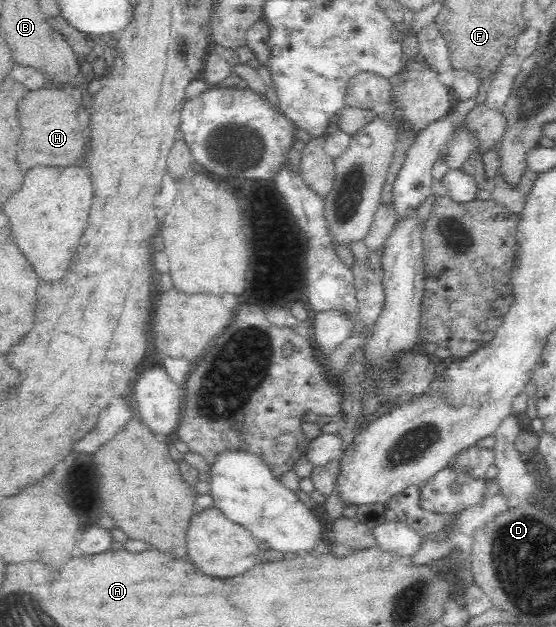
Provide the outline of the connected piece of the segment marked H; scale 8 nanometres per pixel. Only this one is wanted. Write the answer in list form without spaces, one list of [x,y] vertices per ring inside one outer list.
[[[53,87],[30,91],[18,105],[18,117],[22,123],[22,137],[18,143],[18,167],[22,171],[36,165],[54,165],[66,167],[74,165],[86,145],[86,137],[82,135],[82,127],[76,119],[76,103],[62,99],[62,89]]]

